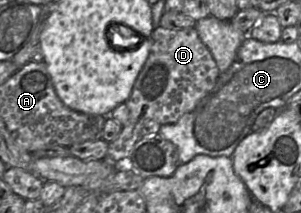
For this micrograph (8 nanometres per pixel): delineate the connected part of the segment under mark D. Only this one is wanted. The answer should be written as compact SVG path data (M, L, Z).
M156 27L150 36L149 56L125 102L129 121L117 139L109 143L106 159L115 165L126 165L134 145L141 138L140 132L146 121L154 120L160 125L176 123L210 93L219 74L211 52L200 40L195 28L171 30Z

